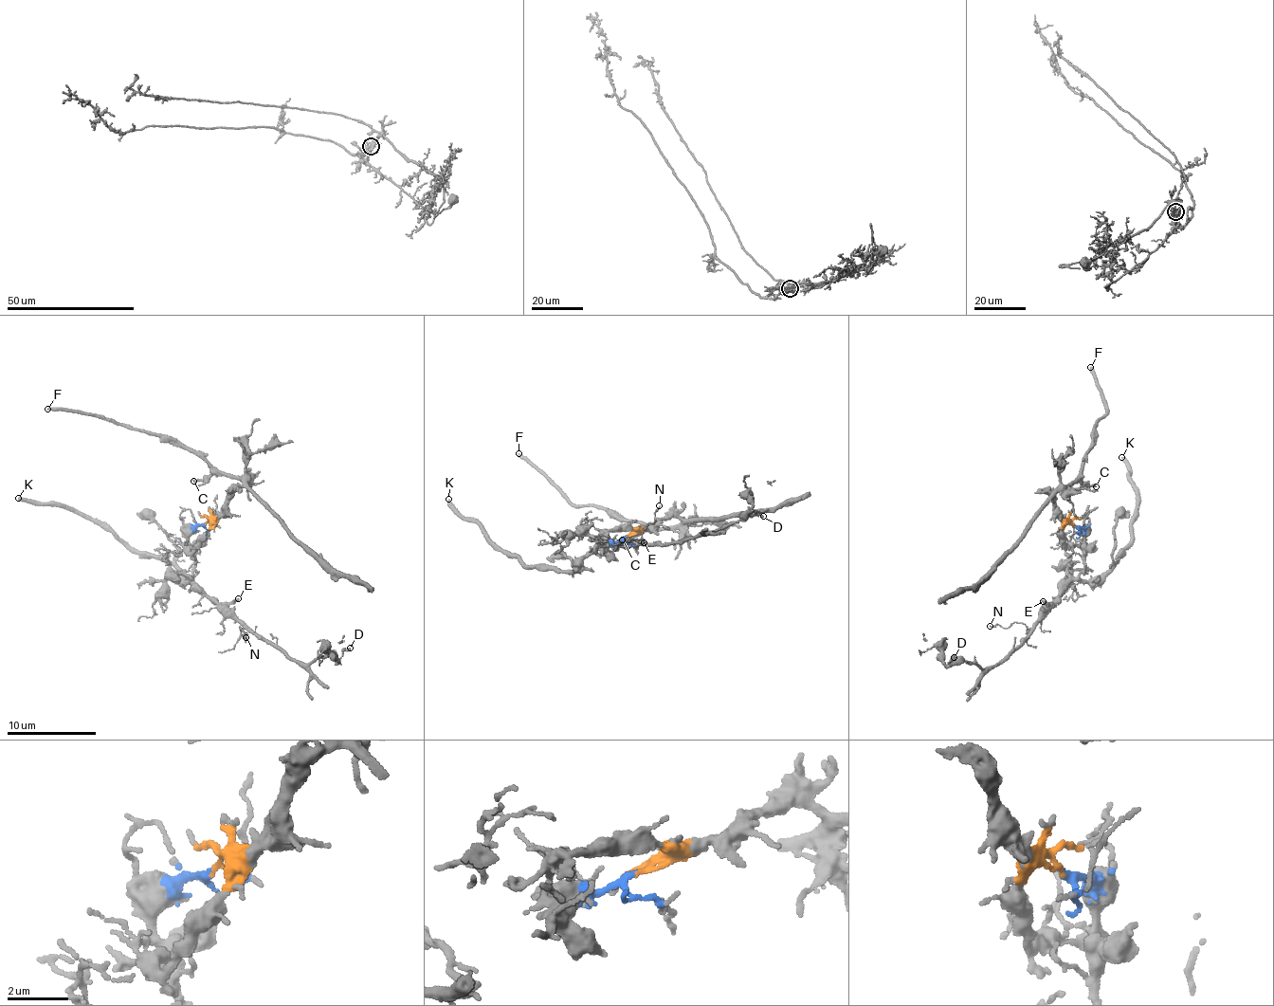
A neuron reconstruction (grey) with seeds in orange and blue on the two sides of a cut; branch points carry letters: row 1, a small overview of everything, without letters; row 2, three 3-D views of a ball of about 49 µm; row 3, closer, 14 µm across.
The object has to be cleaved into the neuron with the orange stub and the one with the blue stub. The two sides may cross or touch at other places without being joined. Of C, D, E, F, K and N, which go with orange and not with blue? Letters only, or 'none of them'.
C, F

